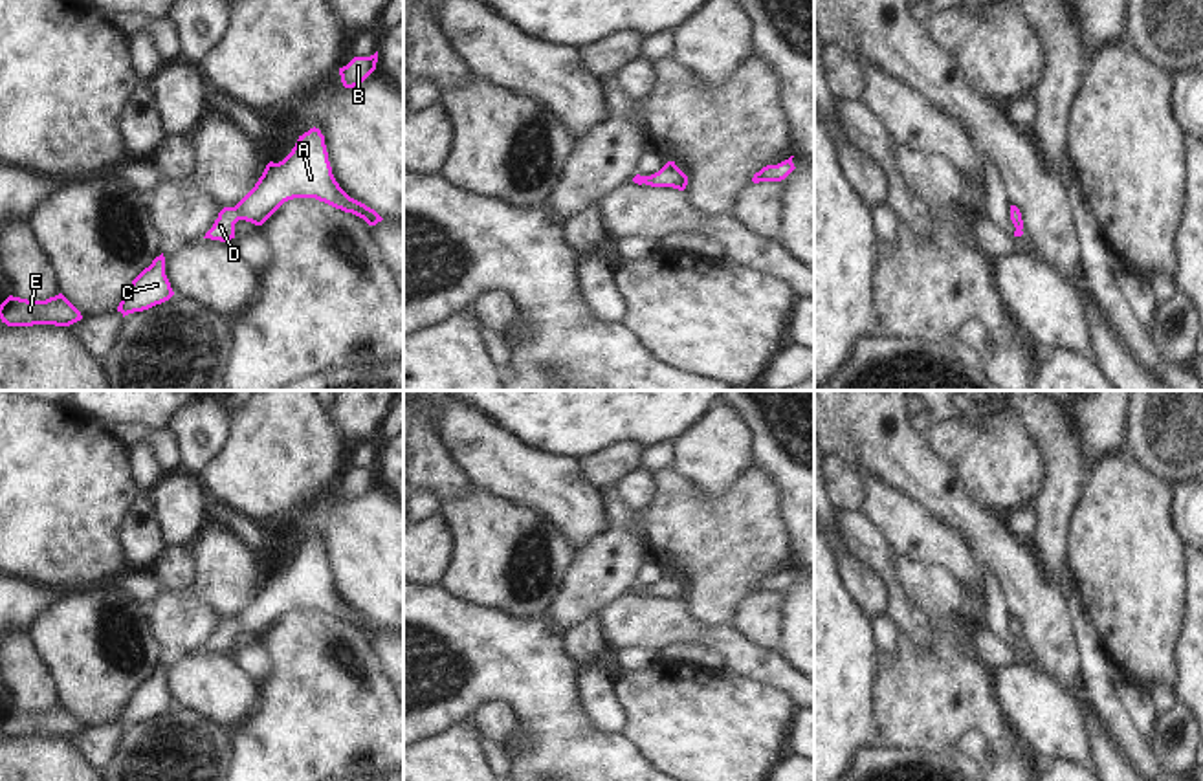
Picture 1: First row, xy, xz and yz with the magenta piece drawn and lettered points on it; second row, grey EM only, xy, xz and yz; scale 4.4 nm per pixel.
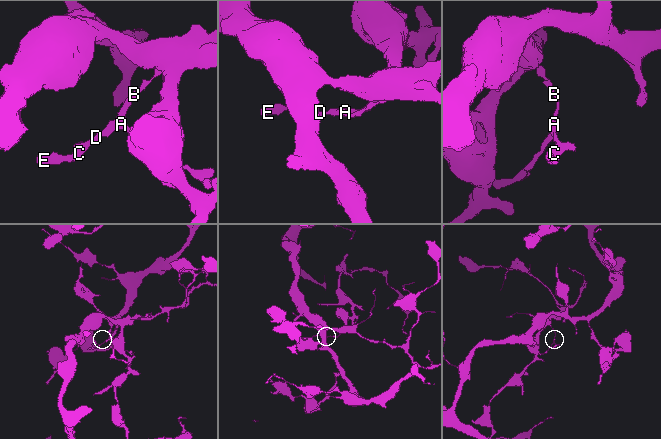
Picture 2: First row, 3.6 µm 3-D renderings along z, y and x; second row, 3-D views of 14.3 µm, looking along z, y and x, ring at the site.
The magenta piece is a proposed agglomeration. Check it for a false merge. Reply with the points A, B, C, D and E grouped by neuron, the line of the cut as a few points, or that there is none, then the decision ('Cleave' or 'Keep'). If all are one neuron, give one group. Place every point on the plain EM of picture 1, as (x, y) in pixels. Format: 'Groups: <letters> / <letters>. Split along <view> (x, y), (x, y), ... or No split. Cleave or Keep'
Groups: A B C D E. No split. Keep

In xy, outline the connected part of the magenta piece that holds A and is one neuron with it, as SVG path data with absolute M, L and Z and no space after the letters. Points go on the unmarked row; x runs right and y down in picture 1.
M314 537L299 546L282 572L266 576L255 598L235 618L224 618L218 623L204 649L229 654L238 631L262 636L284 612L293 609L315 609L363 629L369 636L383 631L374 620L350 609L339 598L332 585L325 546Z

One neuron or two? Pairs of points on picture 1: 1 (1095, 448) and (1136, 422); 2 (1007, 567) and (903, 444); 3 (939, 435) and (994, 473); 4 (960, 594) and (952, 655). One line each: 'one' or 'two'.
1: two
2: one
3: one
4: two

